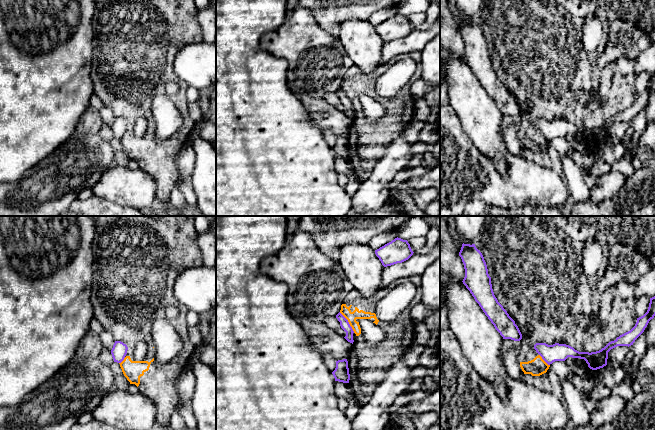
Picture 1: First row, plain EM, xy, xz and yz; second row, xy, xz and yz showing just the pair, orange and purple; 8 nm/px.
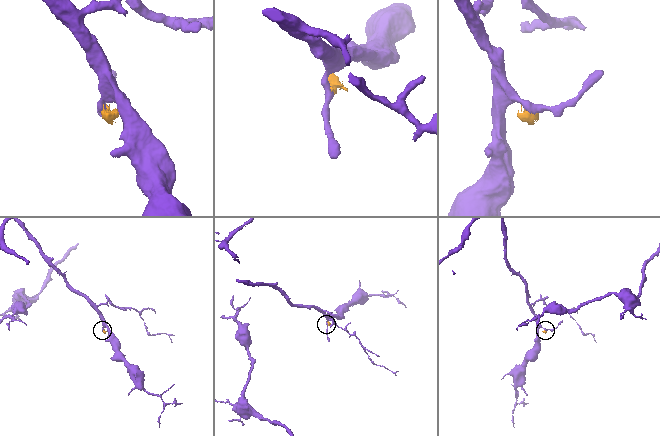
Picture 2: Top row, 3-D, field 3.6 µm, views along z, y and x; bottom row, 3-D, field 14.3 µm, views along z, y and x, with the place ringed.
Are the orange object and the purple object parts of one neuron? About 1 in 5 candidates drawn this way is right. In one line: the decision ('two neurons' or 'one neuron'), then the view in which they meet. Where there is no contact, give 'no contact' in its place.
two neurons; meets orange in xz

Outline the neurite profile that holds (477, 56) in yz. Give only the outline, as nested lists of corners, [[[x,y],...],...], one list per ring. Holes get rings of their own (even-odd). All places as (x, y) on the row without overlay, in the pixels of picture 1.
[[[463,19],[459,32],[465,45],[465,53],[462,58],[495,105],[503,115],[520,117],[522,110],[518,102],[494,71],[491,53],[488,50],[487,41],[480,26],[476,24],[475,20]]]

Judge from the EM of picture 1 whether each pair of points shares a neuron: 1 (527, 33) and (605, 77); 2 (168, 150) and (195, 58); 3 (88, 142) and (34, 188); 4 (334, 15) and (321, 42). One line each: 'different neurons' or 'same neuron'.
1: same neuron
2: different neurons
3: same neuron
4: different neurons

